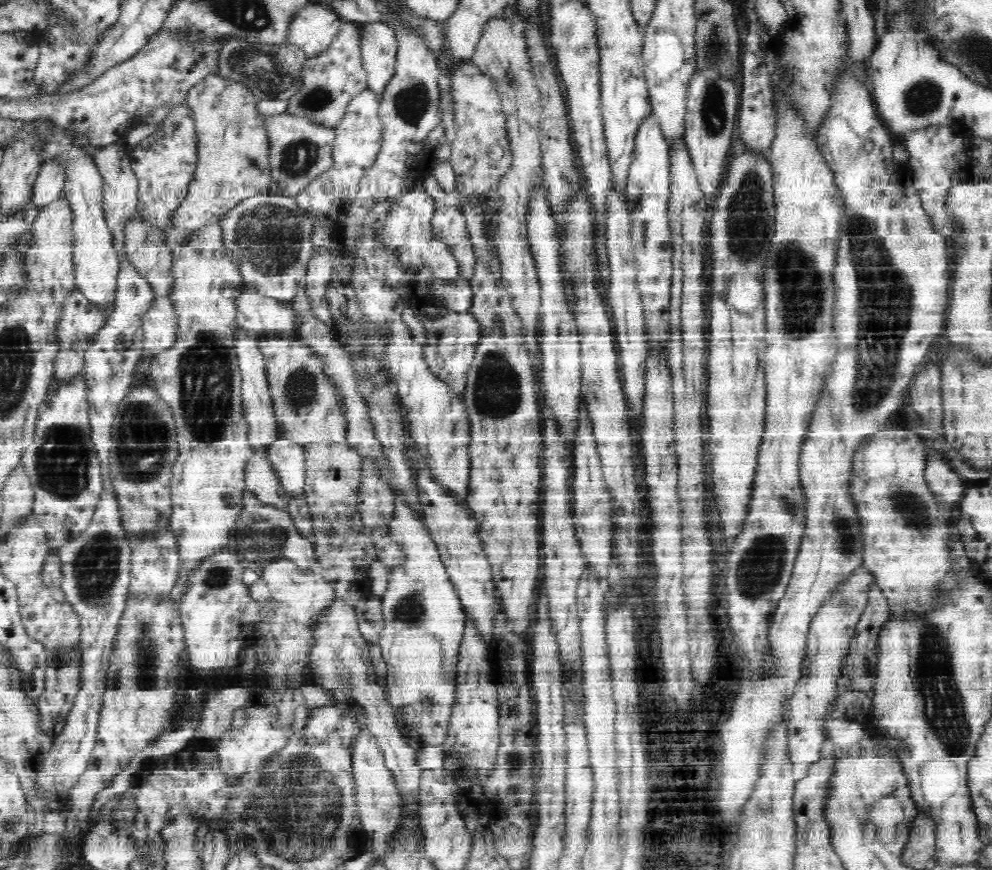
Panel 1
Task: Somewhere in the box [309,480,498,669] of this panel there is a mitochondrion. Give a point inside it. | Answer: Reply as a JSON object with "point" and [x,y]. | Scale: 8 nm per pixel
{"point":[410,608]}

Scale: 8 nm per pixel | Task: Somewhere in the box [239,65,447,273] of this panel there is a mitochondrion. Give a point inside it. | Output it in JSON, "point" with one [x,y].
{"point":[410,103]}

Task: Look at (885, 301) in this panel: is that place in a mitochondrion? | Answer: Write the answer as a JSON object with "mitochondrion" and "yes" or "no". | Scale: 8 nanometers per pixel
{"mitochondrion":"yes"}

